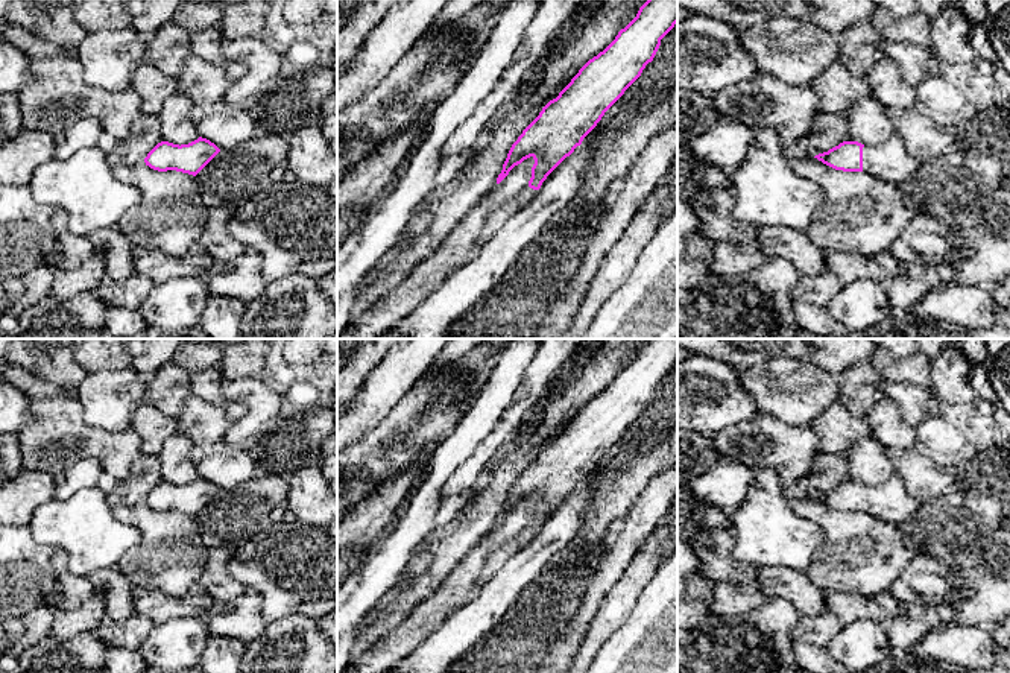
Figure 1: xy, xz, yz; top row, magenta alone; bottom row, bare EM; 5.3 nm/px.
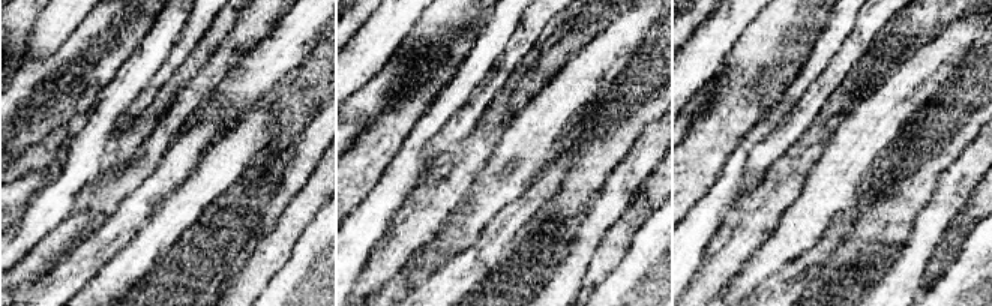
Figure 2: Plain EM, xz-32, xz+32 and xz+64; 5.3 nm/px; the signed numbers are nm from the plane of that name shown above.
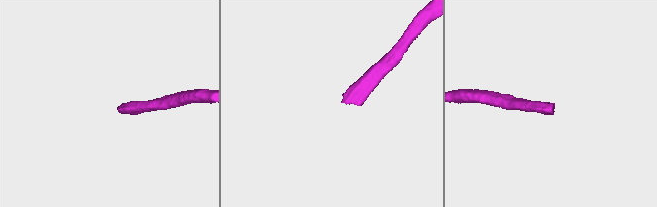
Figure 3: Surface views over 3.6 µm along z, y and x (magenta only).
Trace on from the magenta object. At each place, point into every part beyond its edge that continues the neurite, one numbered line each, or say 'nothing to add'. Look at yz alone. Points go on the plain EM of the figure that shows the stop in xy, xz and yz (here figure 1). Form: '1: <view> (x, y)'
1: yz (890, 502)

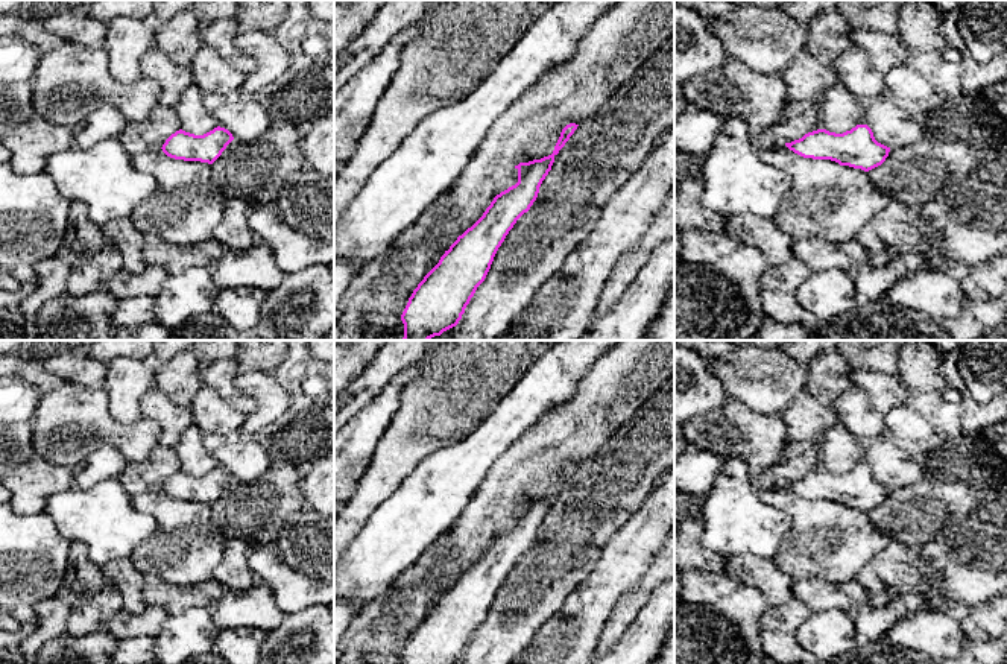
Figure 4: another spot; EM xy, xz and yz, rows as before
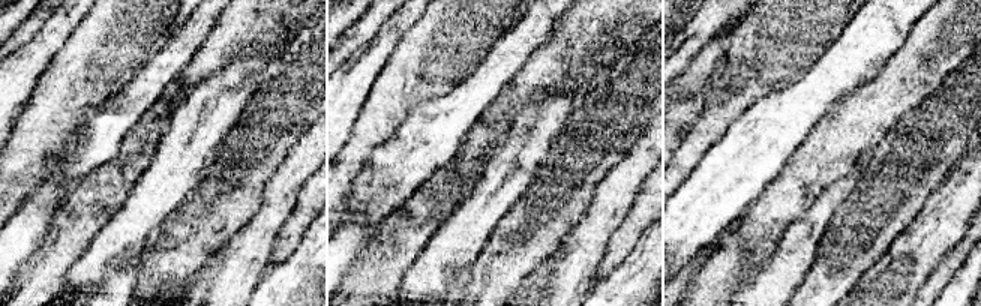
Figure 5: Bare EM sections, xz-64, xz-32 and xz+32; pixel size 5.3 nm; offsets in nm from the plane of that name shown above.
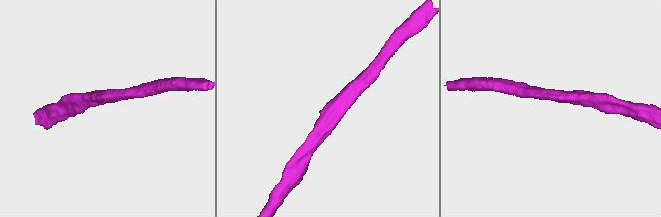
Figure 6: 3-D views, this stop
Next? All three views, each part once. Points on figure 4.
nothing to add

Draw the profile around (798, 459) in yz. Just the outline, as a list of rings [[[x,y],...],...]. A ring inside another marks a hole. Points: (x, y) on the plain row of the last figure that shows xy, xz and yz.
[[[790,442],[779,462],[764,473],[779,485],[791,483],[820,470],[817,450],[811,442]]]

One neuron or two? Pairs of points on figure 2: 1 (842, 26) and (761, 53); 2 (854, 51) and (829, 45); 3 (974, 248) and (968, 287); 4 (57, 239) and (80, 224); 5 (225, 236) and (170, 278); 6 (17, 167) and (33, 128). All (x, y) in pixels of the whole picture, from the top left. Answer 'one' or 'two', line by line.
1: two
2: two
3: one
4: one
5: one
6: two

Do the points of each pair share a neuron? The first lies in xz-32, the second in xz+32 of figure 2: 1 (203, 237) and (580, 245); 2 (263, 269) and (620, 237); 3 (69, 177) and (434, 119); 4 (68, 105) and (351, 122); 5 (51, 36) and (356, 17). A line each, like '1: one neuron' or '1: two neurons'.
1: two neurons
2: one neuron
3: one neuron
4: one neuron
5: two neurons

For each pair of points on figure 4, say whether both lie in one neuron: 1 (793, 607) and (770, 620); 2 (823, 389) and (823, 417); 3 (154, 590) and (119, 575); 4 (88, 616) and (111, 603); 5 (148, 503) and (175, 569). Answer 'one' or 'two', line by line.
1: one
2: two
3: two
4: one
5: one

